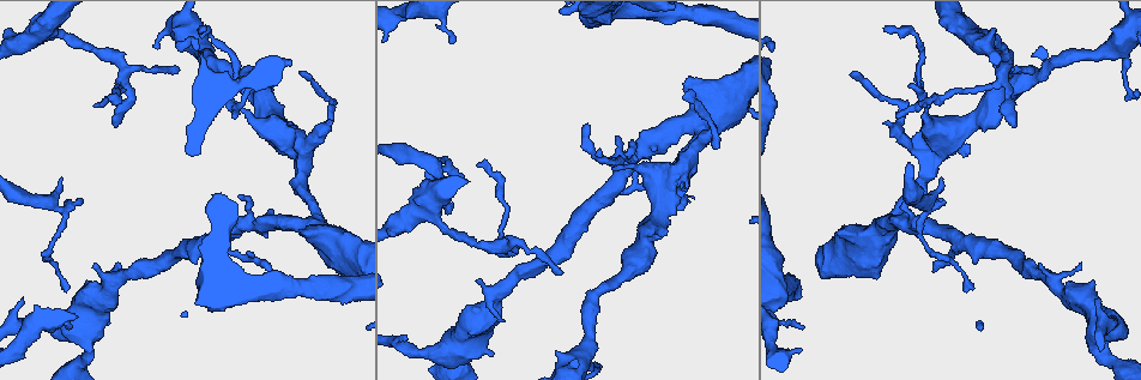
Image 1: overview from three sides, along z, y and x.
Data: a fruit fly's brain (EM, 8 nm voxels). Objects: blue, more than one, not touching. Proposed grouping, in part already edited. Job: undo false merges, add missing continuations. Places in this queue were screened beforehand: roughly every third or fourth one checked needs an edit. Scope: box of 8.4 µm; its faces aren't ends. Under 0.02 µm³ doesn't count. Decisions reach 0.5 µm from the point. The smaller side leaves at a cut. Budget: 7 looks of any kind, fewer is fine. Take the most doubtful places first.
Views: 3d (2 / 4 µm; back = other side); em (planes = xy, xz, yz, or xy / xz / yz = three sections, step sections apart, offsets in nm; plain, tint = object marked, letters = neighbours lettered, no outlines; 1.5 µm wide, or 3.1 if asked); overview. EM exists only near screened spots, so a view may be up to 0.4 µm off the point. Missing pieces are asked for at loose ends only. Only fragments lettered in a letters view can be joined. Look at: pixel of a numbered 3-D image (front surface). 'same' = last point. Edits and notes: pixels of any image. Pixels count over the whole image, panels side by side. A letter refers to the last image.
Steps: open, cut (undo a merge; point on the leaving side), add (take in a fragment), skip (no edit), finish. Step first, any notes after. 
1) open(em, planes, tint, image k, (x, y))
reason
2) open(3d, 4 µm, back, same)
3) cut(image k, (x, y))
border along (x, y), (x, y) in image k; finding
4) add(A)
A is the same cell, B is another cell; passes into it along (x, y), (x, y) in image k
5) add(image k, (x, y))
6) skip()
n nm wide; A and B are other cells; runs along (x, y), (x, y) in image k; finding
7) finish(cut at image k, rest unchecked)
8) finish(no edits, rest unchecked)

open(3d, 2 µm, back, image 1, (403, 336))
free end

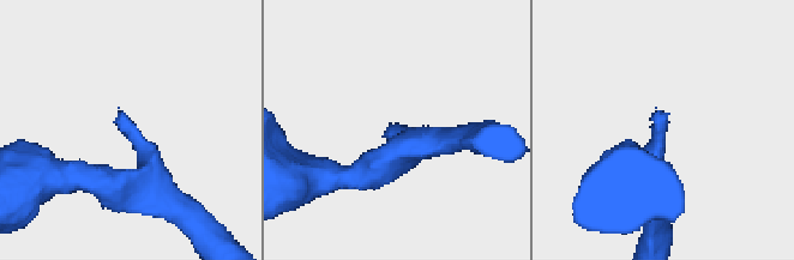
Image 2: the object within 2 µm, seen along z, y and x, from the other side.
open(em, xz, step 8, tint, image 2, (388, 129))
now the EM

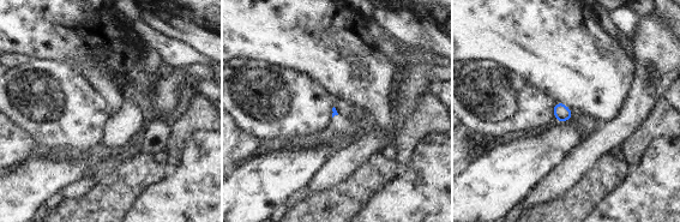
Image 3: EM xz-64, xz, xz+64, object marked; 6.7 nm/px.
open(em, planes, letters, same)

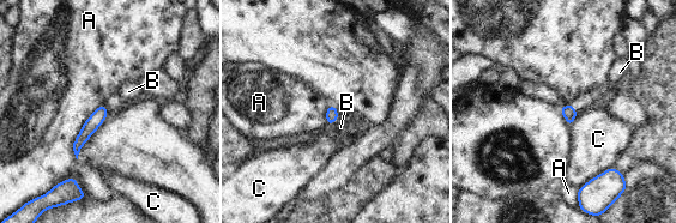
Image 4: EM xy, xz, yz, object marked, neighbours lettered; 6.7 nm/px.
add(image 4, (583, 101))
B is the same cell, A and C are other cells; passes into it along (569, 113), (574, 108), (583, 101) in image 4; the cell continues

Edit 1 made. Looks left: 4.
open(em, planes, letters, image 1, (927, 105))

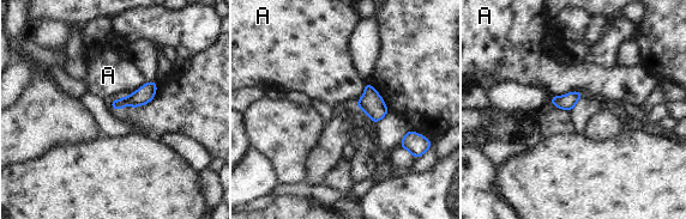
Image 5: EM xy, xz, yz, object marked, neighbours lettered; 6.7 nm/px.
skip()
A is another cell; border along (145, 81), (109, 104) in image 5; none of them fits

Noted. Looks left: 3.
finish(add at image 4, rest unchecked)

